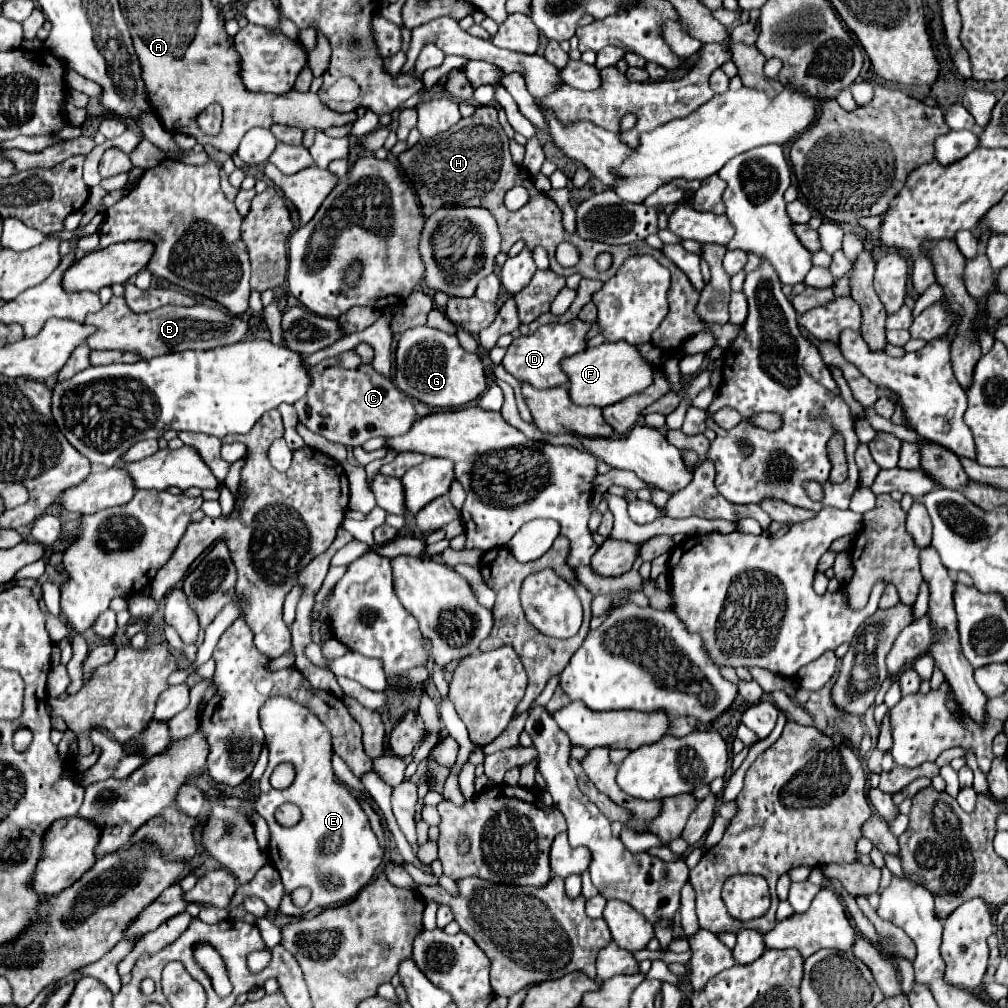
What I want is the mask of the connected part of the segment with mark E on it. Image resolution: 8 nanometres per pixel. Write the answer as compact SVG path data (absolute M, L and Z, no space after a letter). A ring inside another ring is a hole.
M288 697L268 699L260 709L260 723L266 733L270 759L260 779L256 811L270 827L268 859L278 869L286 889L280 911L290 917L300 917L320 905L340 905L350 901L370 883L384 853L356 797L348 791L348 787L342 787L336 781L330 763L332 741L328 729L316 719L316 715ZM286 761L294 765L296 777L288 789L280 791L270 785L270 775L276 765ZM284 803L294 803L302 809L302 819L294 827L282 827L276 823L274 813ZM298 887L308 887L312 891L306 907L296 907L288 897L288 893Z

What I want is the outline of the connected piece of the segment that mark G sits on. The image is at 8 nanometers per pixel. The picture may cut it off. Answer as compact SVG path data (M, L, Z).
M414 327L408 329L398 341L396 387L428 407L454 409L474 401L486 391L486 375L480 357L464 351L456 335L430 327Z

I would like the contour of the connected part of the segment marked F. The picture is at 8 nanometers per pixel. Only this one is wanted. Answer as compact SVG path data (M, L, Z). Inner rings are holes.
M614 341L614 343L602 343L598 347L588 347L586 351L580 351L576 355L564 359L562 369L570 377L570 397L576 405L596 405L596 407L614 405L634 393L644 391L654 381L654 365L642 357L642 353L638 351L636 345L628 345L628 341Z

